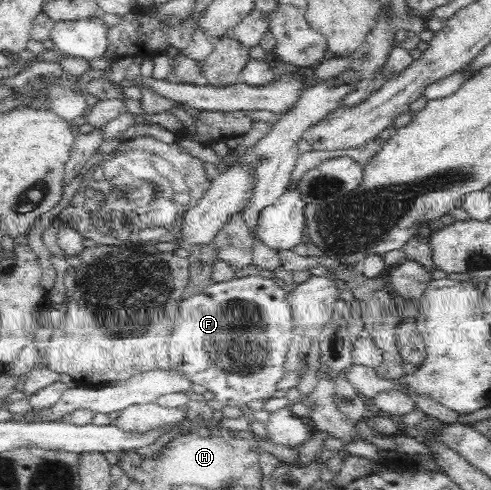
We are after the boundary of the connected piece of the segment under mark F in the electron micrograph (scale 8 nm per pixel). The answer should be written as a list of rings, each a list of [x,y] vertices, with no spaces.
[[[260,275],[213,283],[203,292],[190,293],[179,304],[179,317],[169,341],[171,368],[186,373],[193,384],[201,384],[207,390],[212,390],[224,405],[240,407],[256,398],[267,399],[277,395],[275,384],[285,374],[282,365],[293,336],[291,312],[285,301],[285,293],[274,281]]]

